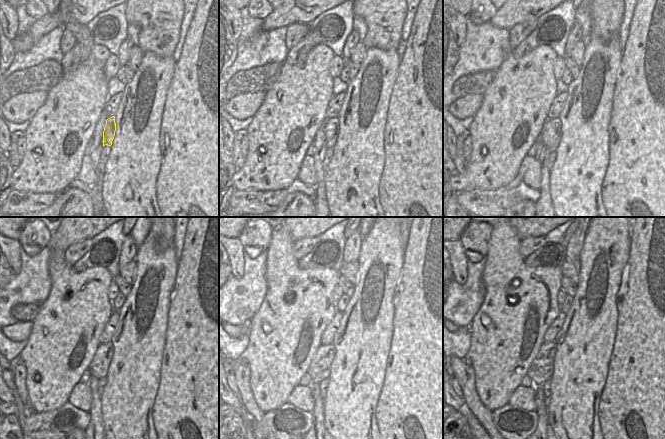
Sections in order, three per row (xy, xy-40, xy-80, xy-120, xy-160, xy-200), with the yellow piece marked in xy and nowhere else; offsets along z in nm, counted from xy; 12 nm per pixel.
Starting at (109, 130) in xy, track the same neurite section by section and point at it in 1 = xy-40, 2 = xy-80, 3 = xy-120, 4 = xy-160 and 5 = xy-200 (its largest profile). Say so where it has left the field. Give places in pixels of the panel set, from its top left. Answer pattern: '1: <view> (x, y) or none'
1: xy-40 (331, 127)
2: xy-80 (551, 132)
3: xy-120 (98, 367)
4: xy-160 (320, 367)
5: xy-200 (541, 369)

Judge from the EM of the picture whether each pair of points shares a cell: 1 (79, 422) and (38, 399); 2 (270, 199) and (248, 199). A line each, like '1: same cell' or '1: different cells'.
1: different cells
2: same cell

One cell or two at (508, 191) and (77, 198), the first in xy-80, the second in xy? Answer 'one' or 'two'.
two

